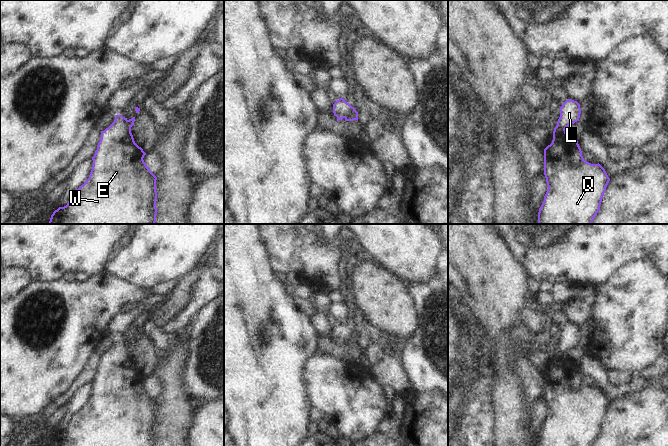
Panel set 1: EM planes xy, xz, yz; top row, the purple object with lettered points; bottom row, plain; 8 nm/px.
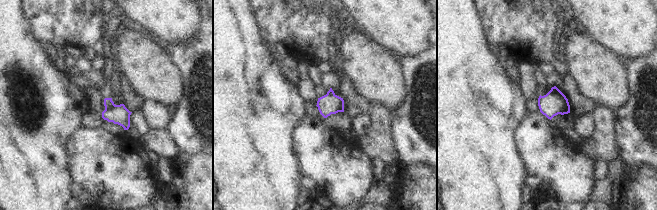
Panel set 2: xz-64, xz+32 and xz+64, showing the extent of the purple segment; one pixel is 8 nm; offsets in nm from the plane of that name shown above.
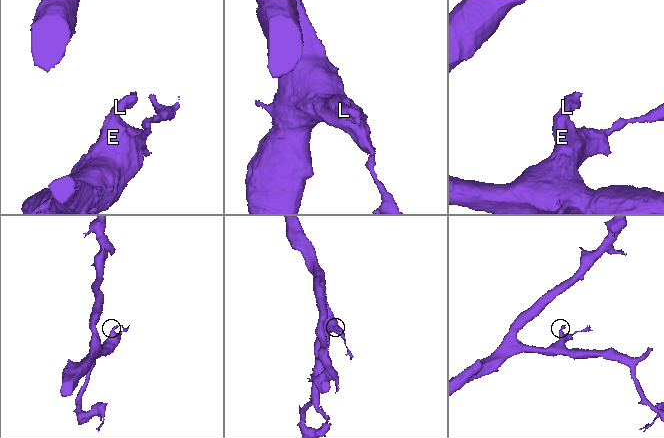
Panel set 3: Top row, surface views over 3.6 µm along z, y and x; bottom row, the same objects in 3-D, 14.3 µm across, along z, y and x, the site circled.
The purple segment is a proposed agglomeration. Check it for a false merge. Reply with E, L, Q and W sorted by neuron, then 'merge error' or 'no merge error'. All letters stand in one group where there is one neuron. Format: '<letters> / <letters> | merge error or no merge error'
E Q W / L | merge error

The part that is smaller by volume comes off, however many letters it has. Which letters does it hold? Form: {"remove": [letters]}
{"remove": ["L"]}

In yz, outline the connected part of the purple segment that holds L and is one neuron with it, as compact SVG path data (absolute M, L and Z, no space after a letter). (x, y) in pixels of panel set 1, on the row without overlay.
M572 323L566 324L560 331L560 341L557 350L561 353L566 353L569 349L579 345L580 338L580 328Z

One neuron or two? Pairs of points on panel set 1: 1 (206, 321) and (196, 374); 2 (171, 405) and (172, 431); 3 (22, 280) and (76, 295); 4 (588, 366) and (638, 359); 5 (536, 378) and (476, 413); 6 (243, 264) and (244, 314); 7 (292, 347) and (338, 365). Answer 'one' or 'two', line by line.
1: one
2: one
3: two
4: two
5: one
6: one
7: two

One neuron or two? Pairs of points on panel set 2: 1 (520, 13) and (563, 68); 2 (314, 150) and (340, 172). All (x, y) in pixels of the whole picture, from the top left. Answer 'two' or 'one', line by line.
1: one
2: one

